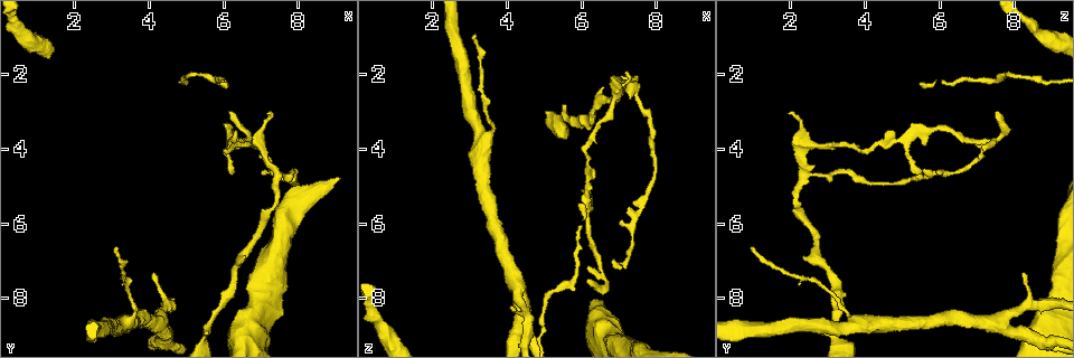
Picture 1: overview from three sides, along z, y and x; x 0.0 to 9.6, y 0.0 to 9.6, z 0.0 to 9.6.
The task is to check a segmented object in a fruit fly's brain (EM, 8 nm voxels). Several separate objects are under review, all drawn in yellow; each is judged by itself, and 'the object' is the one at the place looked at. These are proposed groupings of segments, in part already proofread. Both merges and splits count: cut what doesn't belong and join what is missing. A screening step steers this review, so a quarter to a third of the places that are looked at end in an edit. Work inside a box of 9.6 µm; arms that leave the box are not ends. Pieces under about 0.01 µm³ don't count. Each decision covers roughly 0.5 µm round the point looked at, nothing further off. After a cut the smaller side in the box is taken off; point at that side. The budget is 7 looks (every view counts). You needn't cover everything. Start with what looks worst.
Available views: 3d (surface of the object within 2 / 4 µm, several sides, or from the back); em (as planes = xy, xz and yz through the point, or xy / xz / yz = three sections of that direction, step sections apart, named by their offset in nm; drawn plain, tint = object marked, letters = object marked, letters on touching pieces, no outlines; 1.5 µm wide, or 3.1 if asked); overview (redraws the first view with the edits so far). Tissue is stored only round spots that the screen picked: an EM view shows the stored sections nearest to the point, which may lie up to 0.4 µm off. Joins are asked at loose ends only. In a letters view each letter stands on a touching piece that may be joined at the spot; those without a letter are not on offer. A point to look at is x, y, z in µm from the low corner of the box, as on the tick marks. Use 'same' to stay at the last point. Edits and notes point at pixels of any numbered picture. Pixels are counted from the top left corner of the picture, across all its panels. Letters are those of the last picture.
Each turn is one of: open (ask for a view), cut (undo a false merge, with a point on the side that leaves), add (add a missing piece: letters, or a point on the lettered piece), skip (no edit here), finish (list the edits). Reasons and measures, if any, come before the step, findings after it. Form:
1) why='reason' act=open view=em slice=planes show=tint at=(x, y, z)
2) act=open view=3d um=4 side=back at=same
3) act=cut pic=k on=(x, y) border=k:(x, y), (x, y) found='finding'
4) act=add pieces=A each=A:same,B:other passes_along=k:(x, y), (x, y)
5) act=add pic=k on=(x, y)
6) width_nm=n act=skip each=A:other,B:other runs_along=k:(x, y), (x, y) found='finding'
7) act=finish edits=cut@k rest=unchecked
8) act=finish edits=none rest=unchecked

why='thin end' act=open view=em slice=planes show=letters at=(5.95, 2.20, 6.00)

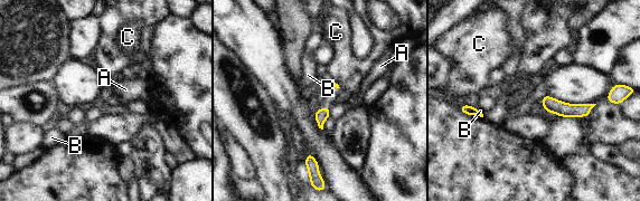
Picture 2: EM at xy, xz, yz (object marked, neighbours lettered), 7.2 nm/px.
width_nm=90 act=skip each=A:other,B:other,C:other runs_along=2:(544, 102), (563, 109), (589, 106) found='none of them fits'

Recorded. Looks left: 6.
why='free end' act=open view=3d um=4 at=(6.80, 3.90, 6.95)

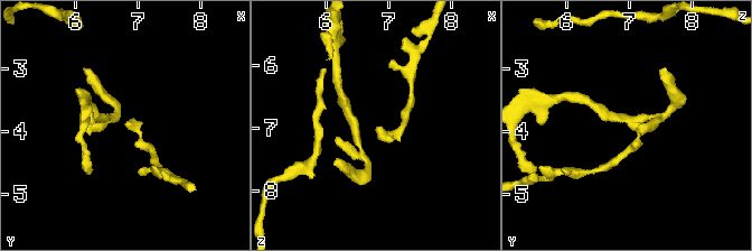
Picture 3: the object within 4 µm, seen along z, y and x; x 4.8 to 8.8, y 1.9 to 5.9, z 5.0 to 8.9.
act=open view=em slice=planes show=letters at=(6.75, 3.85, 7.00)

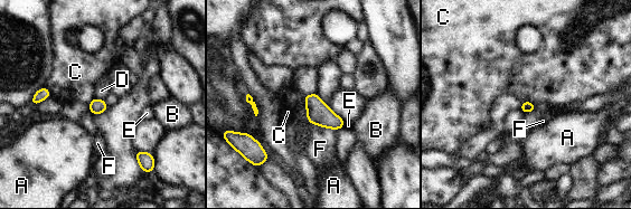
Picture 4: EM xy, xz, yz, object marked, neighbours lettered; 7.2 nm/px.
act=skip each=A:other,B:other,C:other,D:other,E:other,F:other border=4:(304, 95), (307, 114) found='none of them fits'

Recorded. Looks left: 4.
why='narrows sharply' act=open view=em slice=yz step=4 show=tint at=(6.50, 3.85, 3.35)

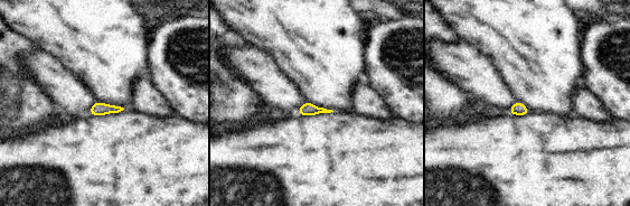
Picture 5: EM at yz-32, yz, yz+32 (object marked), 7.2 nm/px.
act=open view=em slice=planes show=tint at=same

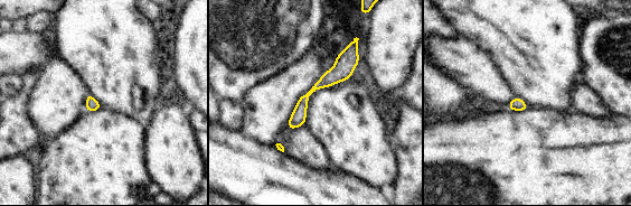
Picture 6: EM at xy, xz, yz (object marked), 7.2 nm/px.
act=open view=em slice=planes show=letters at=same

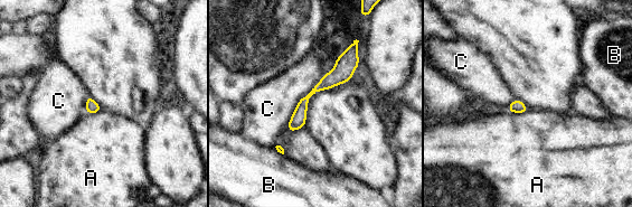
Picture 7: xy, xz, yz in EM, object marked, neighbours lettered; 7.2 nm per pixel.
act=skip each=A:other,B:other,C:other found='all the same neuron'

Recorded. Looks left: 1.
act=finish edits=none rest=unchecked

